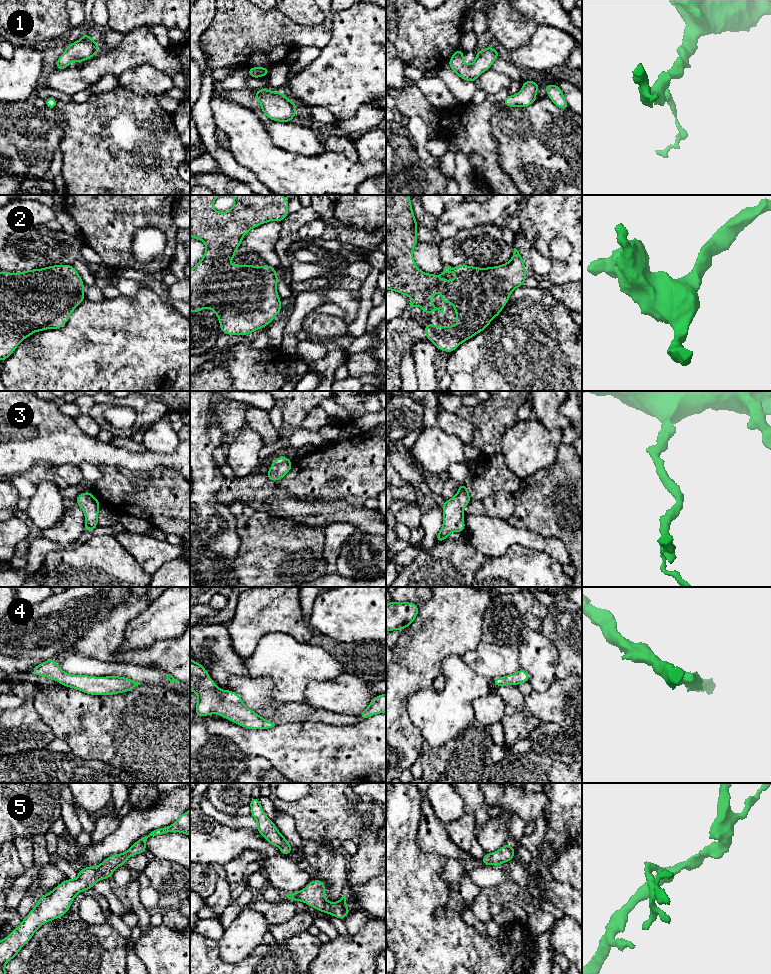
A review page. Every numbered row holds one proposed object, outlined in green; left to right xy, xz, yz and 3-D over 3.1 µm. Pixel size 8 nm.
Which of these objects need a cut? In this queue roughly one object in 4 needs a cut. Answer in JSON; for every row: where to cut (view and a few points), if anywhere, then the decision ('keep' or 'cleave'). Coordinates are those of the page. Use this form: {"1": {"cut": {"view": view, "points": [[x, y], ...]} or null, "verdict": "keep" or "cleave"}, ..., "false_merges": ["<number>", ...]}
{"1": {"cut": null, "verdict": "keep"}, "2": {"cut": null, "verdict": "keep"}, "3": {"cut": null, "verdict": "keep"}, "4": {"cut": null, "verdict": "keep"}, "5": {"cut": null, "verdict": "keep"}, "false_merges": []}

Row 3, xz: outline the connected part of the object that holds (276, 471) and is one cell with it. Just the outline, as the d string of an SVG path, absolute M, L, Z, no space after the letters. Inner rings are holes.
M278 457L269 467L267 477L270 481L281 480L292 468L292 461L286 457Z

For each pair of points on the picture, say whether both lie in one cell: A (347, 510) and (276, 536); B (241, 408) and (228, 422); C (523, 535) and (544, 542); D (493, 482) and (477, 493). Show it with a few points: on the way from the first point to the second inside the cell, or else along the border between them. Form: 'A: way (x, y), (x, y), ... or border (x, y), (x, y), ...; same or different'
A: border (284, 518), (304, 523), (319, 530); different
B: way (238, 411), (230, 419); same
C: way (528, 539), (539, 542); same
D: way (489, 482), (481, 489); same

